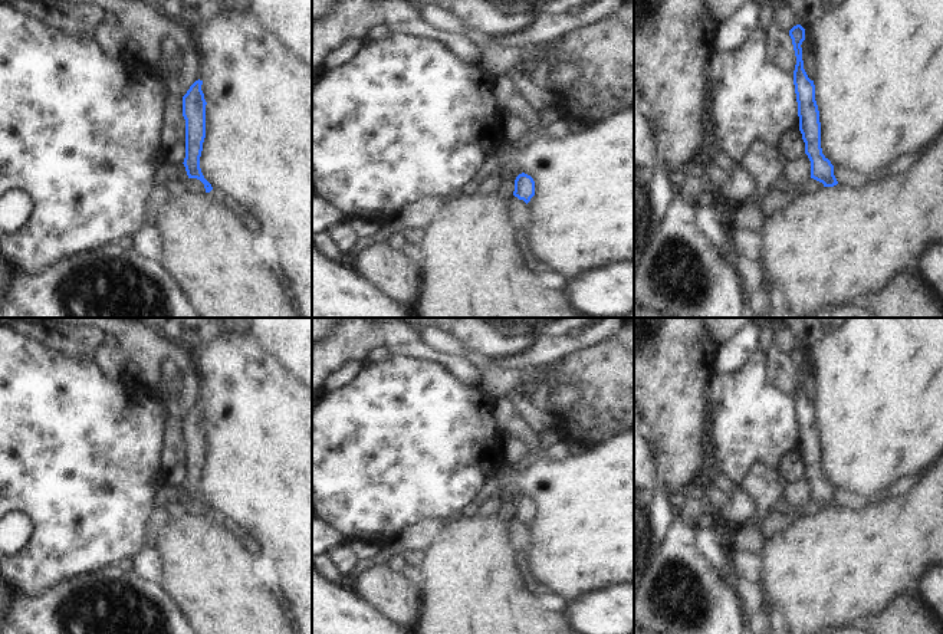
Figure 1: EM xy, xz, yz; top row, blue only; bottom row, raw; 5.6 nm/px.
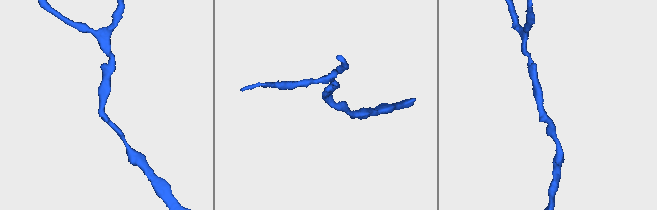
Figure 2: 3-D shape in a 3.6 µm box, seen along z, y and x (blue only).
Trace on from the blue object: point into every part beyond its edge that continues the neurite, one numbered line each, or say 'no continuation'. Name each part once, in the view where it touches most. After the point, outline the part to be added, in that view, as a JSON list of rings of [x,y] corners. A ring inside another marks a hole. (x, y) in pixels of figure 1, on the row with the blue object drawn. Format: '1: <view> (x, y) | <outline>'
no continuation

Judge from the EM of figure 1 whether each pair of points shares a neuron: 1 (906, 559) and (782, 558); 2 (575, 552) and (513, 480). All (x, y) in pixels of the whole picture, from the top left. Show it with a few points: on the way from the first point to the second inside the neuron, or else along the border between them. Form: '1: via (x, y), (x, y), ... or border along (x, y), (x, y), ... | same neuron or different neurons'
1: via (876, 559), (812, 559) | same neuron
2: via (575, 532), (534, 489) | same neuron

